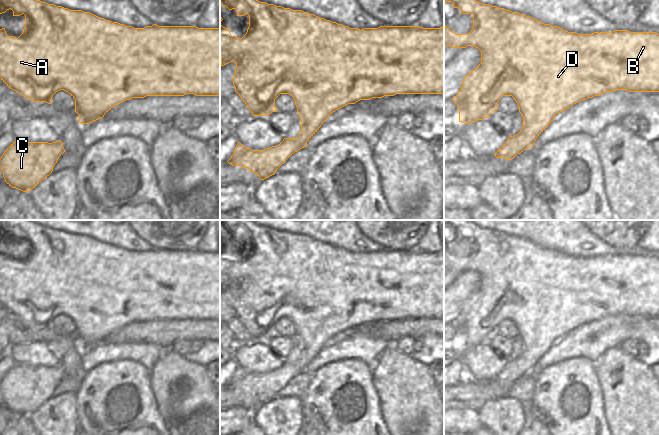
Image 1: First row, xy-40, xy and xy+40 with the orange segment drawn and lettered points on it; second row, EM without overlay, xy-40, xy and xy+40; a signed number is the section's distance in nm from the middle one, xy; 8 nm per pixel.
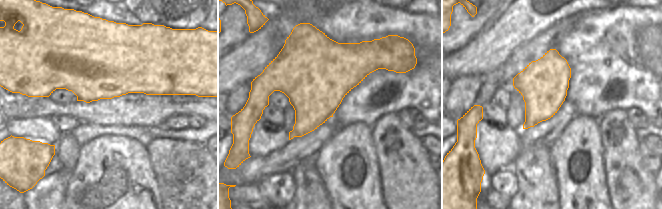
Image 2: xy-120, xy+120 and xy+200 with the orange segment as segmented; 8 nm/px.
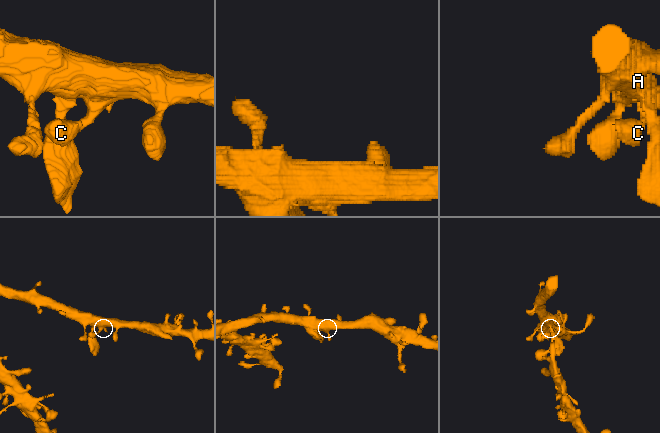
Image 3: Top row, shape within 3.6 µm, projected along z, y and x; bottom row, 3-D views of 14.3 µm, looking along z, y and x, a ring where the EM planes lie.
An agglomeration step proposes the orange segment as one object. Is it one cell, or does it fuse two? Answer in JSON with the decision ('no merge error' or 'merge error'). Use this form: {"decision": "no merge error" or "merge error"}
{"decision": "no merge error"}

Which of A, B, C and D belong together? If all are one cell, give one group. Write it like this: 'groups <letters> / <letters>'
groups A B C D

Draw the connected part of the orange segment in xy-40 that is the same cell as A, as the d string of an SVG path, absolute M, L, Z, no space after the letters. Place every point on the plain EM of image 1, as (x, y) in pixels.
M0 220L0 238L7 234L13 235L13 240L25 239L25 251L22 258L16 262L8 260L5 252L0 253L0 302L12 314L34 326L46 326L51 328L53 319L64 314L75 323L75 336L79 339L78 346L90 348L111 334L114 330L132 322L144 322L146 320L184 320L194 318L196 320L220 320L220 252L198 252L196 250L146 250L134 252L118 246L112 246L100 242L90 236L82 234L70 234L62 230L48 228L36 224L31 220Z

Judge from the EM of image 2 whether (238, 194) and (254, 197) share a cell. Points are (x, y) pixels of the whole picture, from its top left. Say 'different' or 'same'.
same

